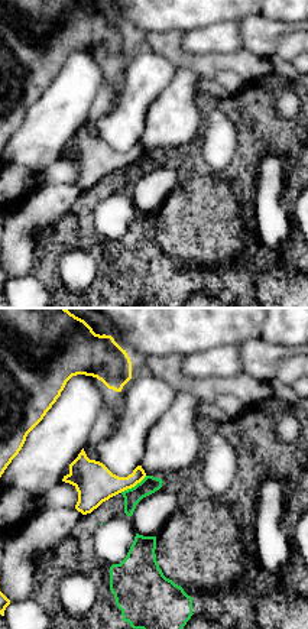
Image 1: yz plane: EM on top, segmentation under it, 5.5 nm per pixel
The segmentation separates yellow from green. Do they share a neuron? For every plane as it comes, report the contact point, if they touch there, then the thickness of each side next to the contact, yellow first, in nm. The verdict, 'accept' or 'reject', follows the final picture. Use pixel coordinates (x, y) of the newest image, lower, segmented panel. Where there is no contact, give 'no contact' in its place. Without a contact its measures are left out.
contact (133, 486); calibres 220 and 100 nm

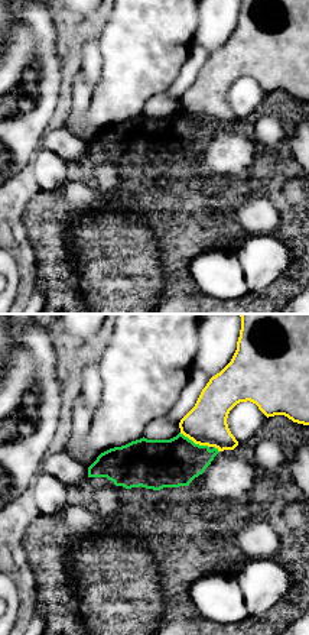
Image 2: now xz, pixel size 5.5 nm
contact (194, 441); calibres 240 and 280 nm

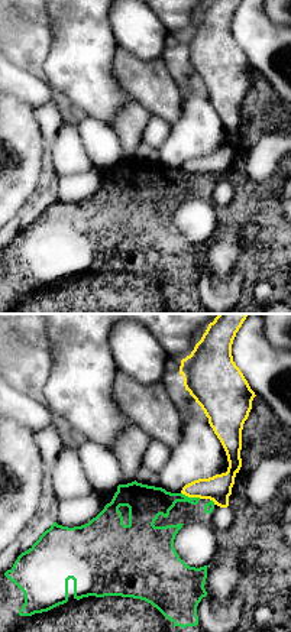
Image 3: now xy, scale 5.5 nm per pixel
contact (191, 496); calibres 140 and 190 nm

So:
reject

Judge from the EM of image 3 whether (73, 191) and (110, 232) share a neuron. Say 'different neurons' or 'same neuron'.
different neurons

